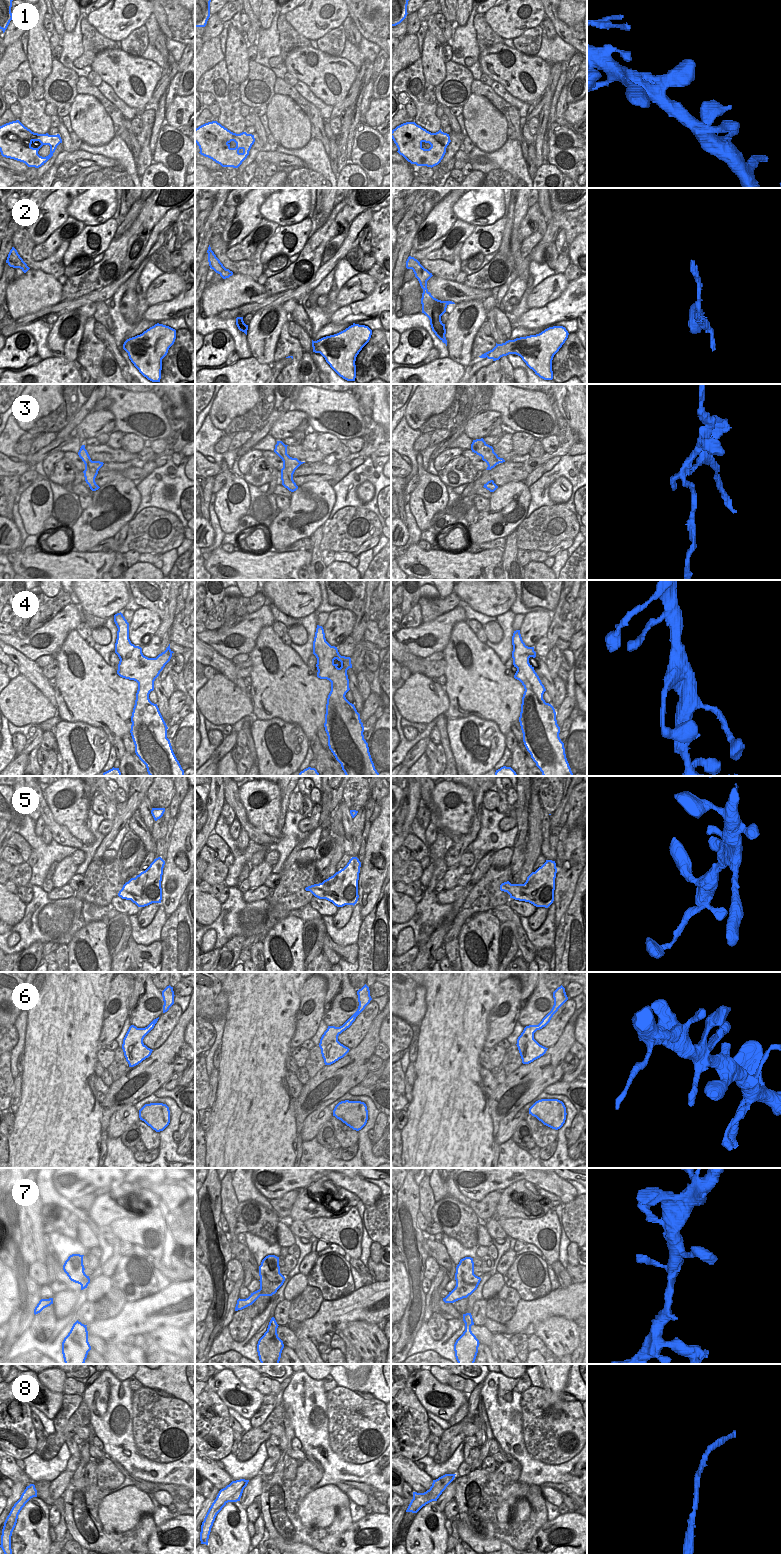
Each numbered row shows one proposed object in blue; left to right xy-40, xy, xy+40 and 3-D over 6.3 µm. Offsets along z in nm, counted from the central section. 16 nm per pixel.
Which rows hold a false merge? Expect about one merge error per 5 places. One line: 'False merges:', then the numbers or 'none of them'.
False merges: 2, 3

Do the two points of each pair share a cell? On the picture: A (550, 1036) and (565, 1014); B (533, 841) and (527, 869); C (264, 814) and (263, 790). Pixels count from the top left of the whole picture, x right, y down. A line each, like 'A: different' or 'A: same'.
A: same
B: same
C: same

